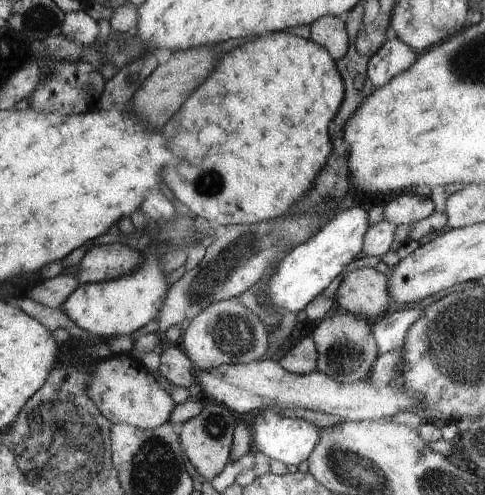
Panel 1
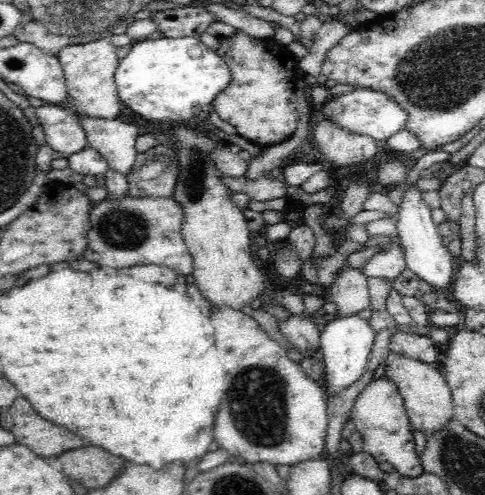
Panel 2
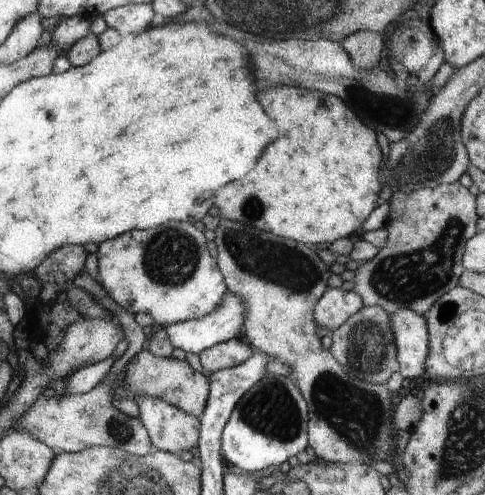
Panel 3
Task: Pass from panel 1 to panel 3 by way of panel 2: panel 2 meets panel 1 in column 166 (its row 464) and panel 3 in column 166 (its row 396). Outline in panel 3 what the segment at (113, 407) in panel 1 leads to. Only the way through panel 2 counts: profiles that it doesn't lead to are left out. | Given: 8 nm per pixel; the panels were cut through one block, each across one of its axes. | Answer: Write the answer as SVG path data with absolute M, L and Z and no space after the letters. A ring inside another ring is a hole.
M143 350L135 354L123 372L121 378L121 388L113 390L113 400L135 400L137 396L149 396L149 398L159 398L165 400L167 404L173 404L181 410L185 410L191 416L201 416L207 408L209 402L209 378L205 374L199 374L189 368L185 360L177 358L159 358L153 356L151 352Z

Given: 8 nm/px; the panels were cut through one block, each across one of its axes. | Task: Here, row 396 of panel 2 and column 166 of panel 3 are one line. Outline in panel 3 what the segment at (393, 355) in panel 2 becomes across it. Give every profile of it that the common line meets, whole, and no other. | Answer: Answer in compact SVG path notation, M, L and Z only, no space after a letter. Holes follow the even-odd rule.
M137 396L135 402L139 406L139 420L149 432L153 450L179 456L179 452L195 448L197 432L201 432L201 420L197 416L191 416L159 398Z

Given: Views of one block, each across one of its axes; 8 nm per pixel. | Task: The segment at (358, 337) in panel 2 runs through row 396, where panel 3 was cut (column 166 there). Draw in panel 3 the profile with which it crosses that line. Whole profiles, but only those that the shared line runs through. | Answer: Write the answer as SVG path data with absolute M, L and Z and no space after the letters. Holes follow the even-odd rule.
M227 290L225 300L221 302L221 306L215 312L205 314L203 318L197 318L197 320L187 320L187 322L167 326L165 332L167 332L167 338L173 348L179 348L183 352L201 354L203 350L209 350L211 346L217 346L217 344L223 344L223 342L229 342L229 340L241 336L243 320L245 320L245 302L235 292Z

